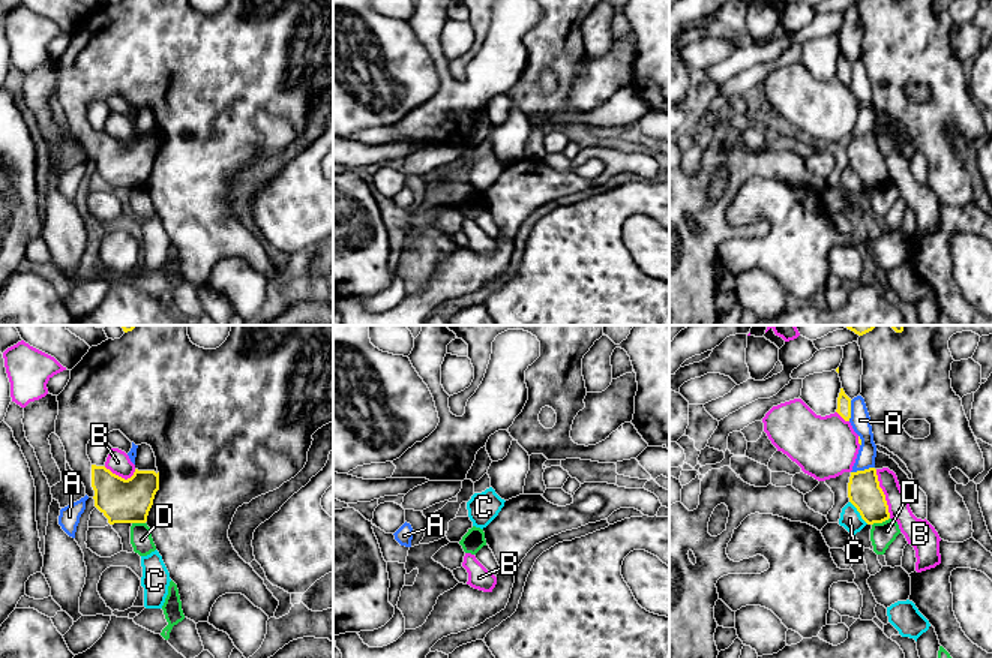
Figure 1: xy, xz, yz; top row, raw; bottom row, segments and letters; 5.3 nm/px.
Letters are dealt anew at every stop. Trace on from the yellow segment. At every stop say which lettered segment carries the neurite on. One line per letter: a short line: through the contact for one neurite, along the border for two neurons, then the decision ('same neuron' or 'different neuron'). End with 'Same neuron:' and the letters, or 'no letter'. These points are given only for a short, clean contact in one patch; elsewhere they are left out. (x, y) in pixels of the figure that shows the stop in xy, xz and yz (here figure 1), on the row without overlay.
A: different neuron
B: different neuron
C: yz (850, 165), (868, 188) | different neuron
D: yz (889, 182), (872, 189) | different neuron
Same neuron: no letter

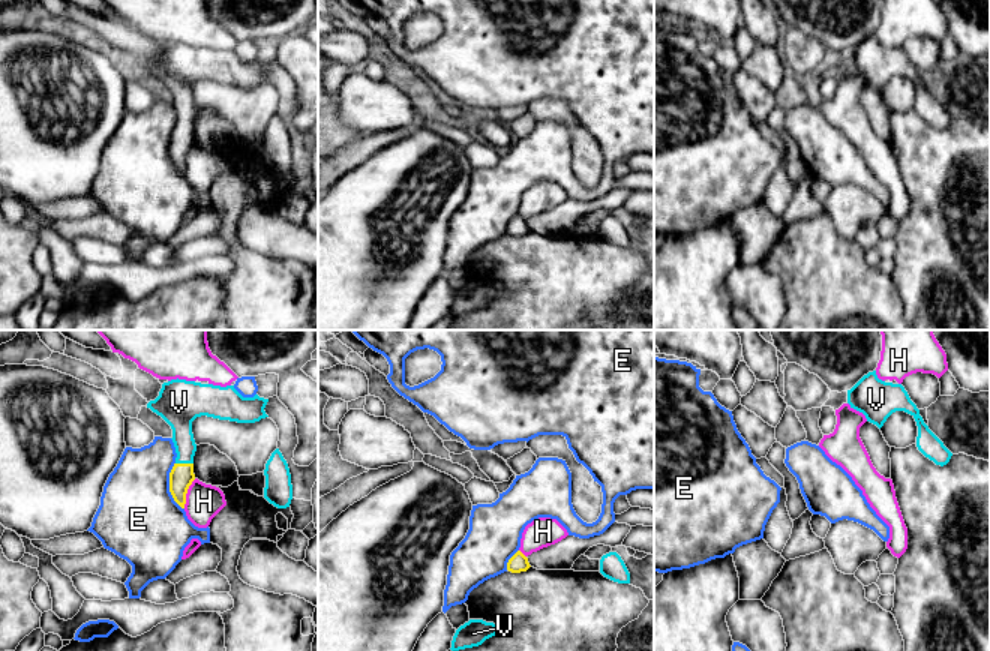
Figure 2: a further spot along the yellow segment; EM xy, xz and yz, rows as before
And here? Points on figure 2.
E: different neuron
H: different neuron
V: xy (182, 140), (185, 128), (180, 81) | same neuron
Same neuron: V

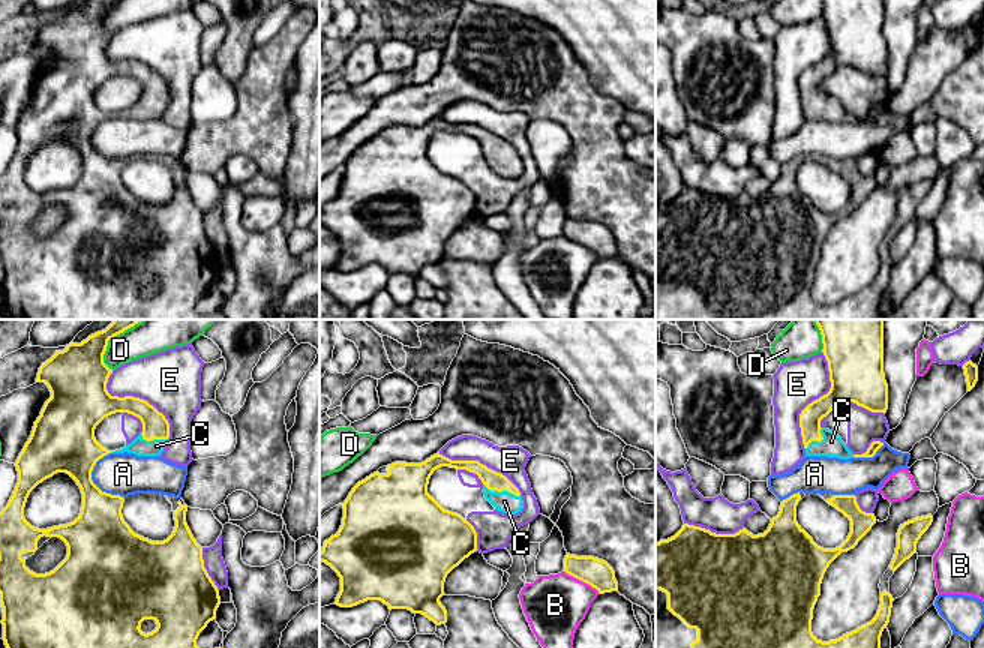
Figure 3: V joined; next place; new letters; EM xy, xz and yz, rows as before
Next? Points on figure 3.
A: different neuron
B: different neuron
C: same neuron
D: different neuron
E: different neuron
Same neuron: C

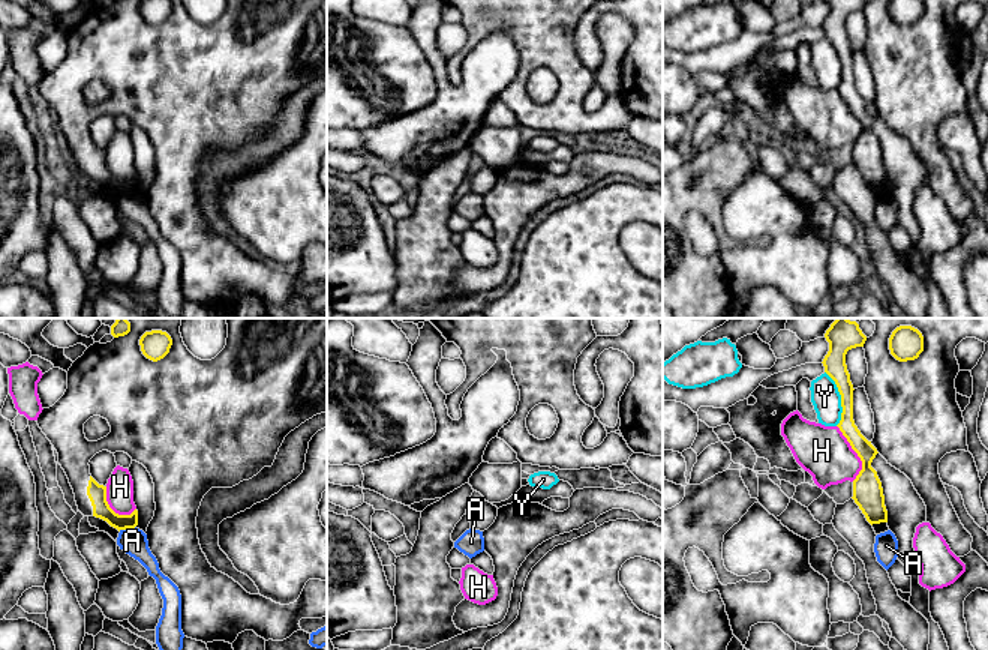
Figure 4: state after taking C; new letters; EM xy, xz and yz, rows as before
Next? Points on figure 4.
A: xy (135, 189), (119, 194) | different neuron
H: different neuron
Y: different neuron
Same neuron: no letter

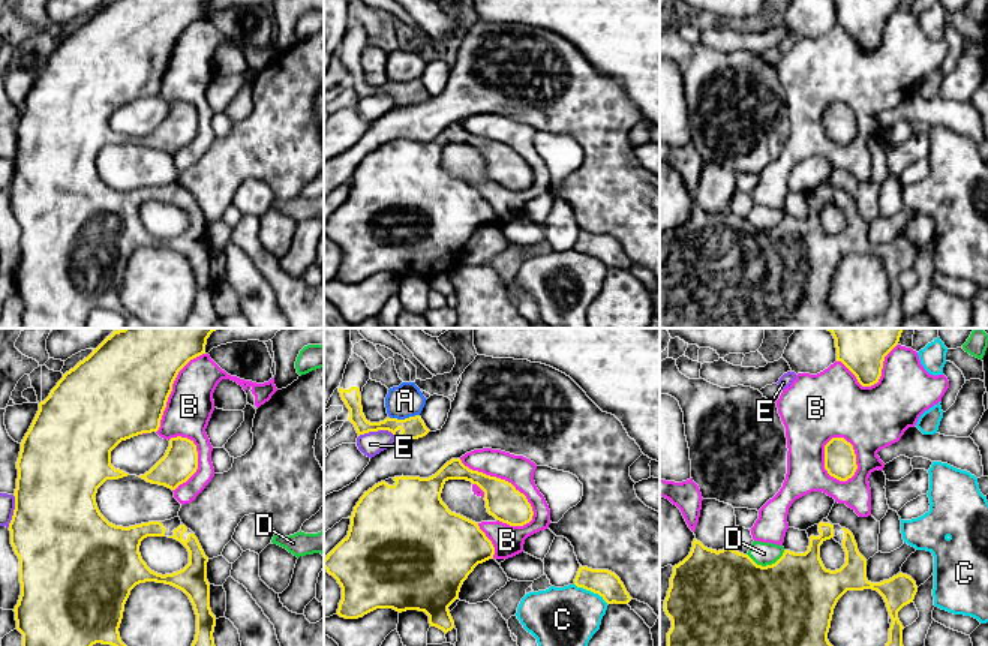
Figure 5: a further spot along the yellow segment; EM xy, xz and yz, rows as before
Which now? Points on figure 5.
A: different neuron
B: different neuron
C: different neuron
D: different neuron
E: different neuron
Same neuron: no letter

